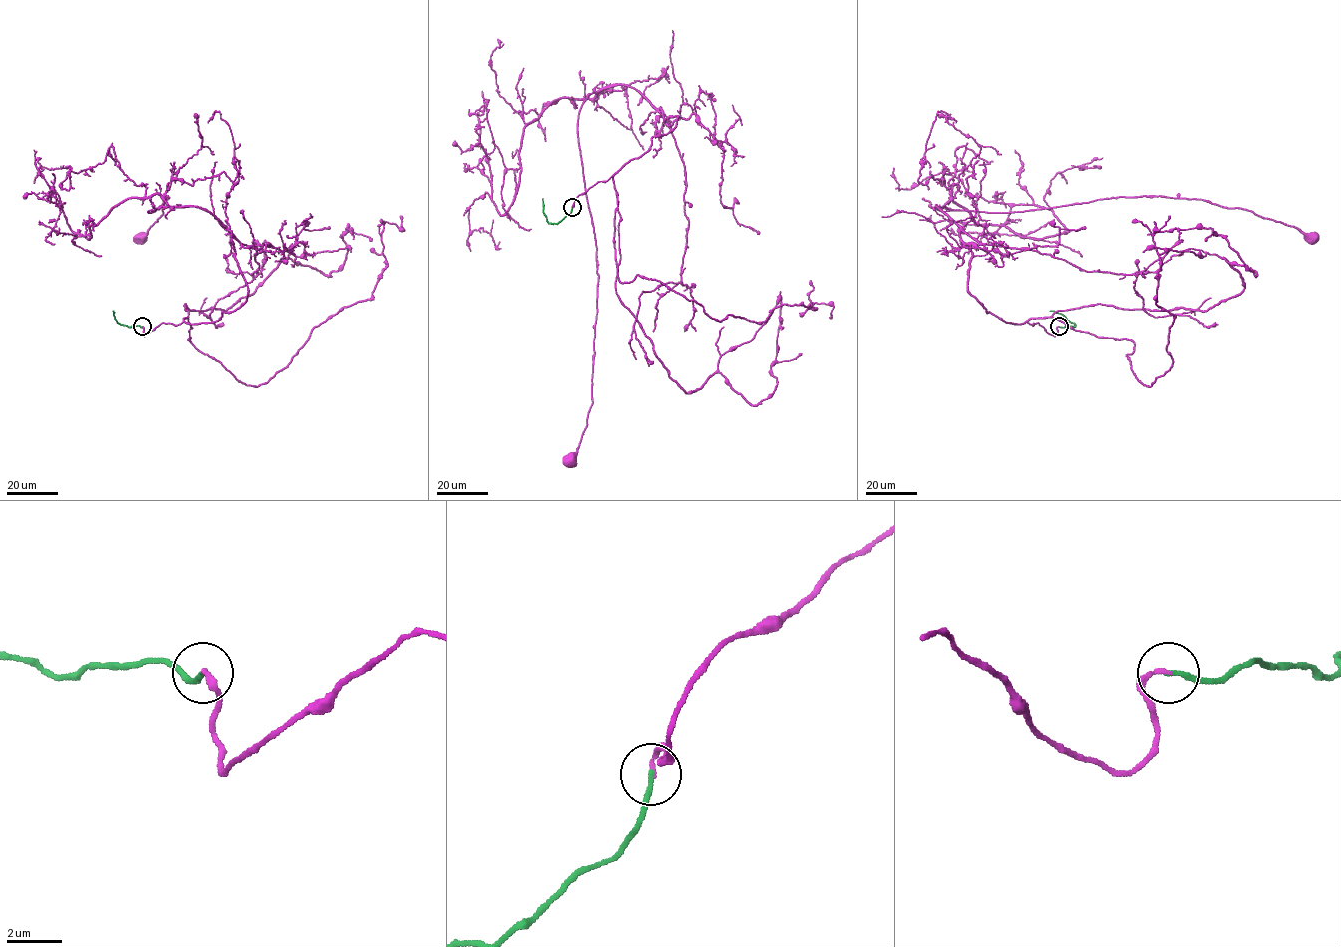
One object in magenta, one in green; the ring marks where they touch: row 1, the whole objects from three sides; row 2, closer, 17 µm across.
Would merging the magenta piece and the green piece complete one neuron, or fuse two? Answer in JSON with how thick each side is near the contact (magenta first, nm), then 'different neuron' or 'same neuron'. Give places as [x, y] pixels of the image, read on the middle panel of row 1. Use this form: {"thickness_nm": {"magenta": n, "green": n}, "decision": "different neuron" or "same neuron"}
{"thickness_nm": {"magenta": 140, "green": 180}, "decision": "same neuron"}

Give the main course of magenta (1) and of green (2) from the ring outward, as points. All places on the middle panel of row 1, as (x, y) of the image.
1: (572, 208), (677, 116), (665, 120), (623, 85), (592, 92), (578, 115), (598, 276), (592, 404), (569, 461)
2: (572, 208), (560, 221), (550, 224), (543, 211), (542, 199)

